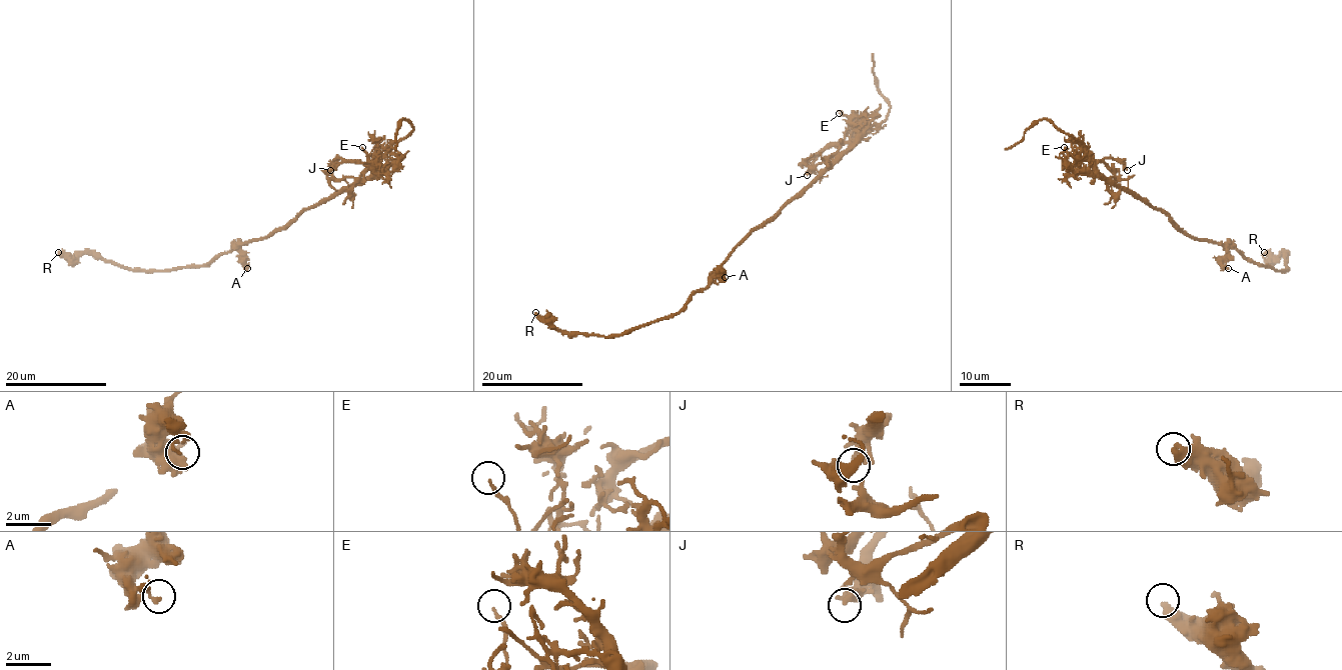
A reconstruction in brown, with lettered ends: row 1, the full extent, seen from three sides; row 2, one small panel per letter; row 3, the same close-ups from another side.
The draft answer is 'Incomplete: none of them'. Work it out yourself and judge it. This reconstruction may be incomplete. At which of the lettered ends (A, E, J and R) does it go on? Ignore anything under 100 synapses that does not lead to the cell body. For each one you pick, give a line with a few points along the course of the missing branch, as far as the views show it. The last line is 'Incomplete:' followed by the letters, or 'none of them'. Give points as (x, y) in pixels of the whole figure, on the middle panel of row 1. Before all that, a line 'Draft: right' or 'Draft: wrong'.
Draft: right
Incomplete: none of them

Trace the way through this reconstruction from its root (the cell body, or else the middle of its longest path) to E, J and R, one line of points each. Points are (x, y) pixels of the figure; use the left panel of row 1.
E: (279, 229), (304, 210), (356, 182), (365, 163), (370, 161), (373, 165), (362, 147)
J: (279, 229), (304, 210), (353, 186), (365, 167), (337, 158), (330, 170)
R: (279, 229), (260, 238), (236, 243), (205, 264), (165, 270), (132, 270), (89, 254), (64, 257), (58, 252)

